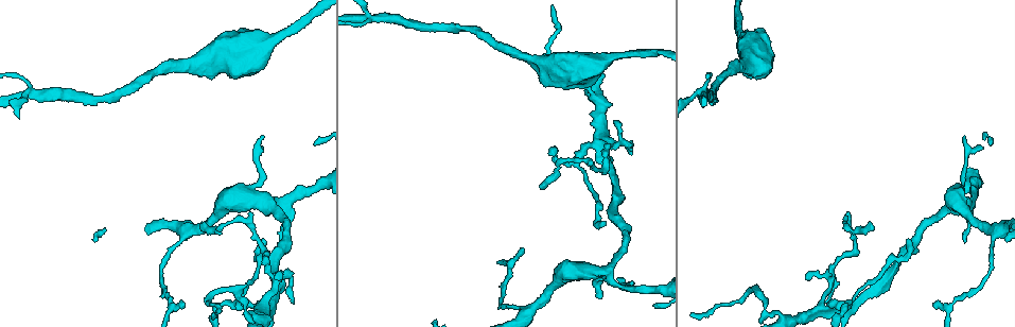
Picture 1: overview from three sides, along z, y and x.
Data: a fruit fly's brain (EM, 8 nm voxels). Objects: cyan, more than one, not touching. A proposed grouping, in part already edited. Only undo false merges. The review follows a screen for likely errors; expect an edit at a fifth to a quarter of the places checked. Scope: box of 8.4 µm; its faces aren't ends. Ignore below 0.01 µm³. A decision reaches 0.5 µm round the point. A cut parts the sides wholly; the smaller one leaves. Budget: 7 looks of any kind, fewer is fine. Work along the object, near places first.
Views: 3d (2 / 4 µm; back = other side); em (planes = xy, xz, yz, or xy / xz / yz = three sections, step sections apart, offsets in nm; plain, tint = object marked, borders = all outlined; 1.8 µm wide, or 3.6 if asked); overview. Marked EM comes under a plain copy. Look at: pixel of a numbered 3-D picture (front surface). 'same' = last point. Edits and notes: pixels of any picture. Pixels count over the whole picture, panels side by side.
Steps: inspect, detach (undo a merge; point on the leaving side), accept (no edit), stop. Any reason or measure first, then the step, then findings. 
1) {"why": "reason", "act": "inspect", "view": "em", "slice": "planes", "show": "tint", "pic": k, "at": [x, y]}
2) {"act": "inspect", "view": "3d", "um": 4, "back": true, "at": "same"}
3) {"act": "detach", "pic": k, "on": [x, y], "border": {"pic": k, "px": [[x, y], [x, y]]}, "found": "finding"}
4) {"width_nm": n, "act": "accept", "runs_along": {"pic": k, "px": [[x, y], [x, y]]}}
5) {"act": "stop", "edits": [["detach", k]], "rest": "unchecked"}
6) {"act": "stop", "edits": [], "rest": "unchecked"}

{"why": "narrows sharply", "act": "inspect", "view": "em", "um": 3.6, "slice": "planes", "show": "tint", "pic": 1, "at": [262, 204]}

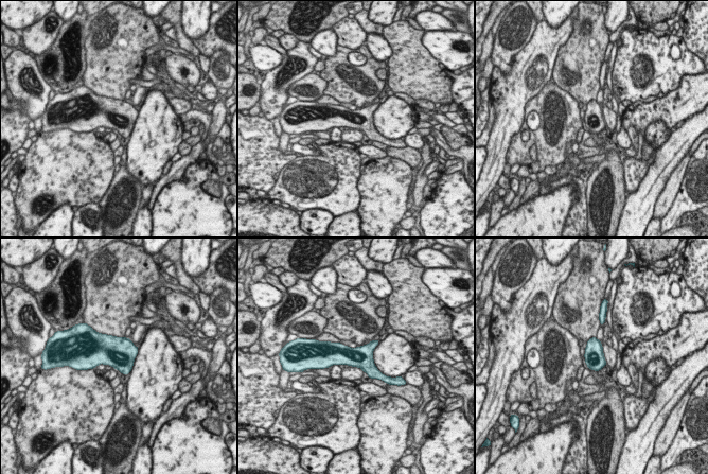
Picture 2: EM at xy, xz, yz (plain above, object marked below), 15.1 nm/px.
{"act": "accept", "found": "all the same cell"}

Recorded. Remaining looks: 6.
{"why": "abrupt turn", "act": "inspect", "view": "3d", "um": 4, "pic": 1, "at": [819, 307]}

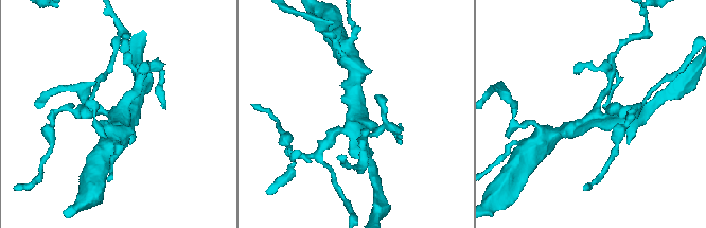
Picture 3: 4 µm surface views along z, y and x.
{"arms": 4, "why": "need the tissue", "act": "inspect", "view": "em", "slice": "yz", "step": 4, "show": "tint", "pic": 3, "at": [357, 118]}

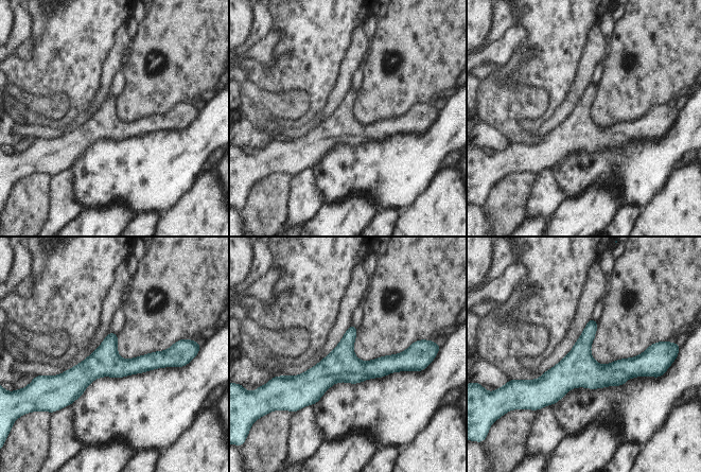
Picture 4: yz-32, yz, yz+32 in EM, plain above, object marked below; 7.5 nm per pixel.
{"act": "inspect", "view": "em", "slice": "planes", "show": "tint", "at": "same"}

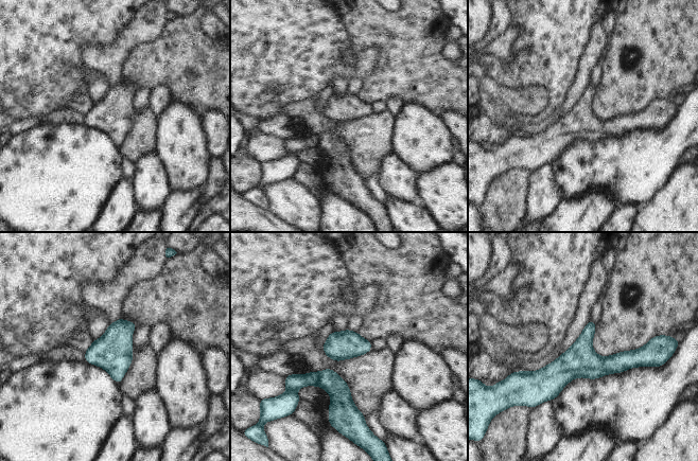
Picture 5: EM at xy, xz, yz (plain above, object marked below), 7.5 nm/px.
{"width_nm": 220, "act": "detach", "pic": 5, "on": [293, 382], "found": "two cells meet here"}

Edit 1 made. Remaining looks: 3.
{"act": "inspect", "view": "overview"}

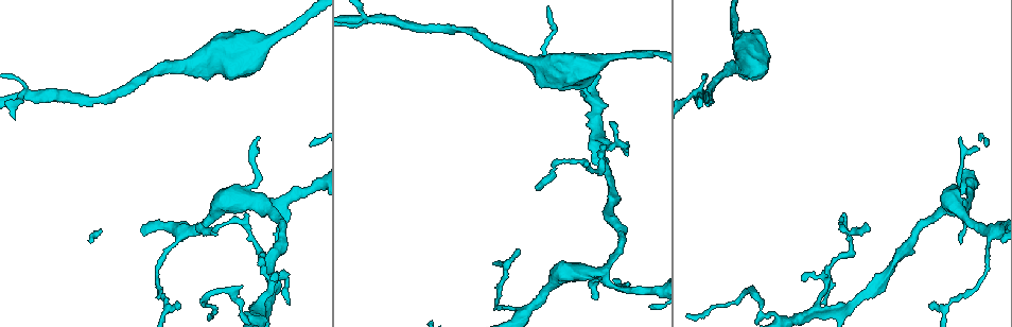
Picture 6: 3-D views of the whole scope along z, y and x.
{"why": "thick turns thin", "act": "inspect", "view": "em", "slice": "planes", "show": "tint", "pic": 6, "at": [502, 307]}

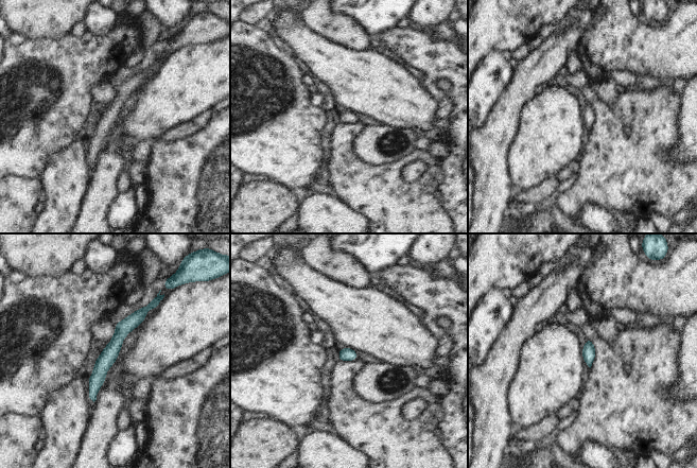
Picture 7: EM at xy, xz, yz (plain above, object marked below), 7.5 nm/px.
{"width_nm": 100, "act": "accept", "runs_along": {"pic": 7, "px": [[153, 305], [117, 339], [93, 397]]}, "found": "continuous, no second cell"}

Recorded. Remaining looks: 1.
{"act": "stop", "edits": [["detach", 5]], "rest": "unchecked"}

